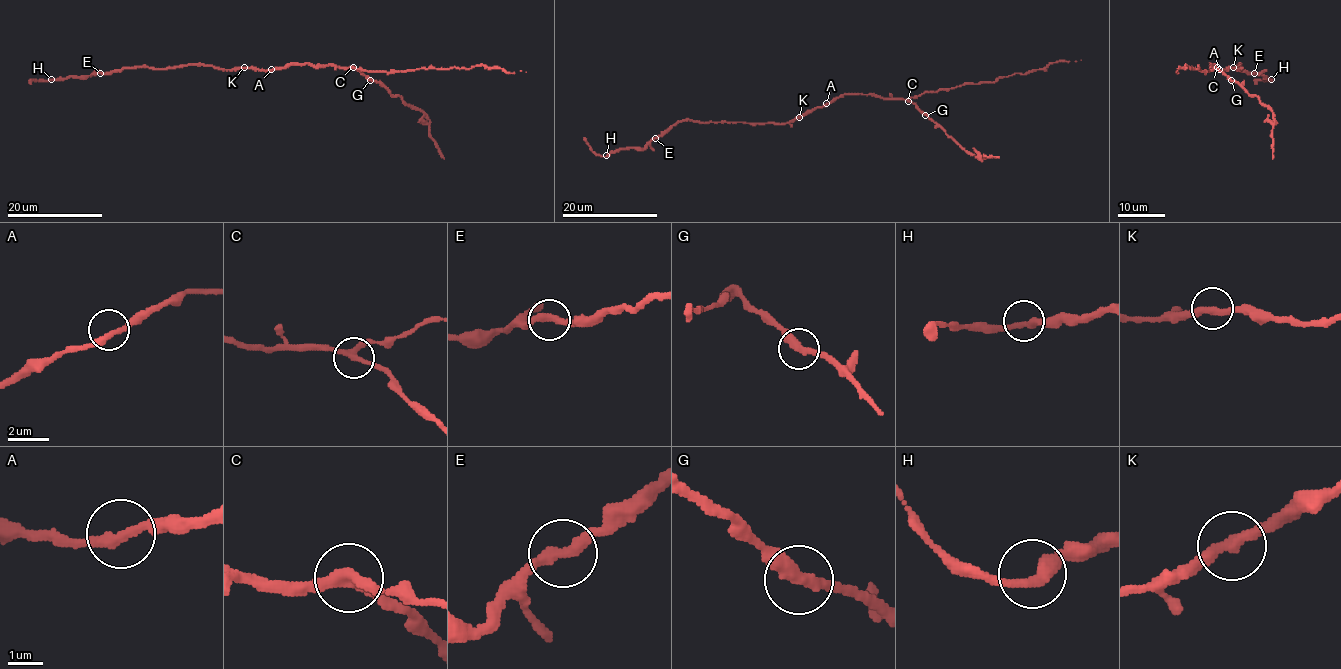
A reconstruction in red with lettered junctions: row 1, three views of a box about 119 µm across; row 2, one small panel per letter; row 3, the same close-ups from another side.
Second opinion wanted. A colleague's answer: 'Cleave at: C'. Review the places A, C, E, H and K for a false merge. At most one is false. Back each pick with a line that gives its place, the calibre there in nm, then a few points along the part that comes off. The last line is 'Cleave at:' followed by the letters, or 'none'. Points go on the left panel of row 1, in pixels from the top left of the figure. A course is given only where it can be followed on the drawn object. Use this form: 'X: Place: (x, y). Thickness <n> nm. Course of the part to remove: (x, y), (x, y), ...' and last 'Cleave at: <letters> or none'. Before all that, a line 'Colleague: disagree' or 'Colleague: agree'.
Colleague: agree
C: Place: (353, 67). Thickness 280 nm. Course of the part to remove: (352, 67), (422, 112), (430, 121), (430, 137), (444, 159)
Cleave at: C

